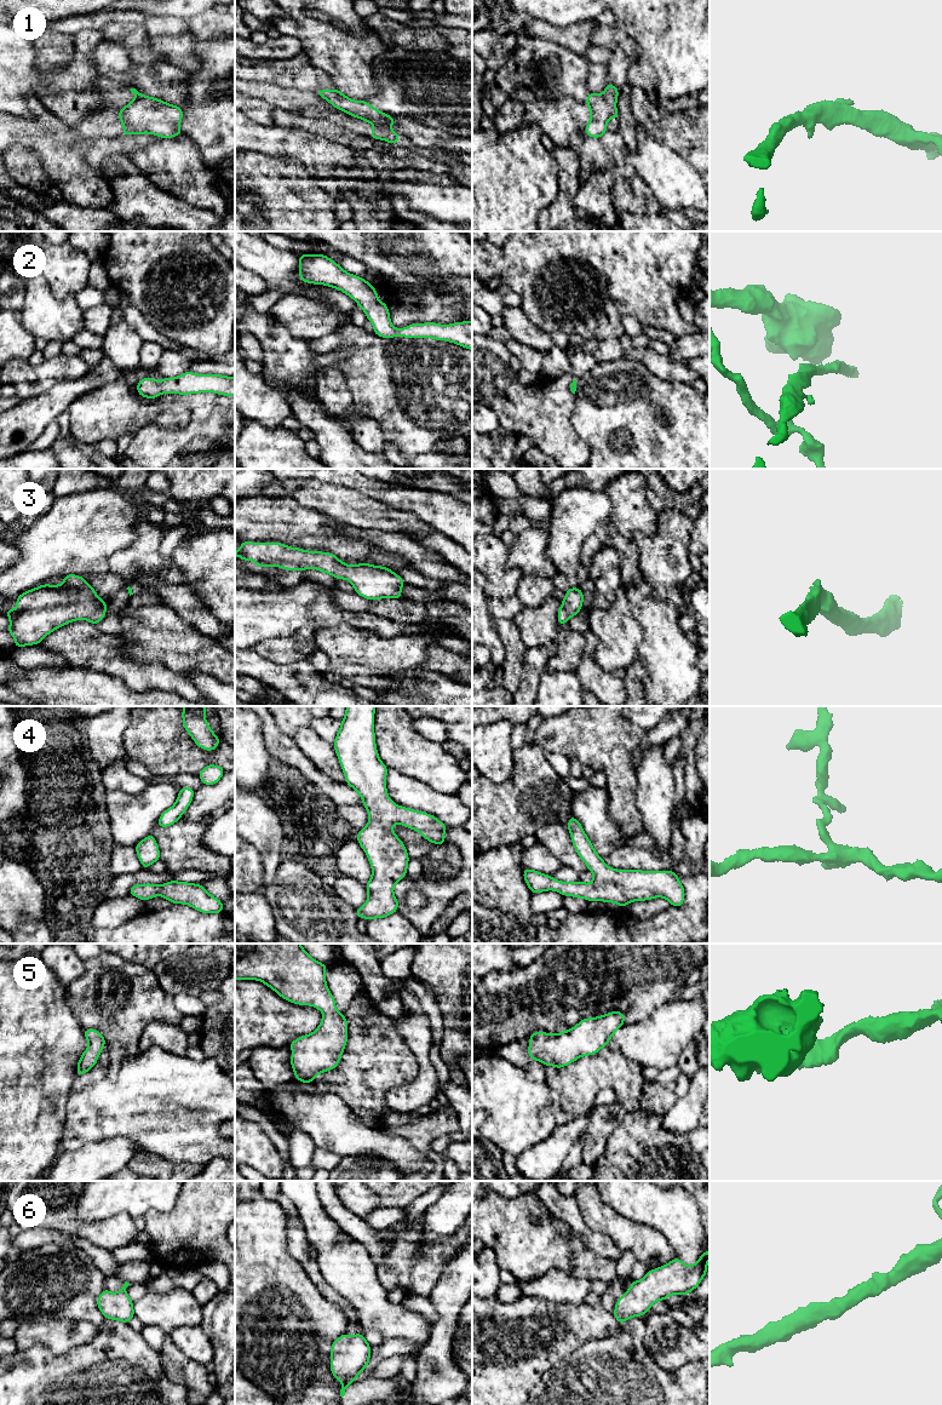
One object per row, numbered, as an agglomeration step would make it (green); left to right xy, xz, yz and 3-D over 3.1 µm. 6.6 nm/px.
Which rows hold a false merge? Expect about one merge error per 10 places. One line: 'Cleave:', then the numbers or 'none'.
Cleave: 1

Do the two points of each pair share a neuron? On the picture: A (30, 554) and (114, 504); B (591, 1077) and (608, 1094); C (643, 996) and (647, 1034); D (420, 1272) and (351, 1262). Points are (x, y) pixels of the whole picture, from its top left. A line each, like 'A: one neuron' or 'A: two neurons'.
A: one neuron
B: two neurons
C: two neurons
D: two neurons

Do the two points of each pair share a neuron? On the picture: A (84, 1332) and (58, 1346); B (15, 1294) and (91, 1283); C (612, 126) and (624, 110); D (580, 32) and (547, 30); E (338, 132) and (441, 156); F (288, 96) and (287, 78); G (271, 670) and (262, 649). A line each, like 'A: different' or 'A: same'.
A: same
B: same
C: different
D: same
E: different
F: different
G: different

